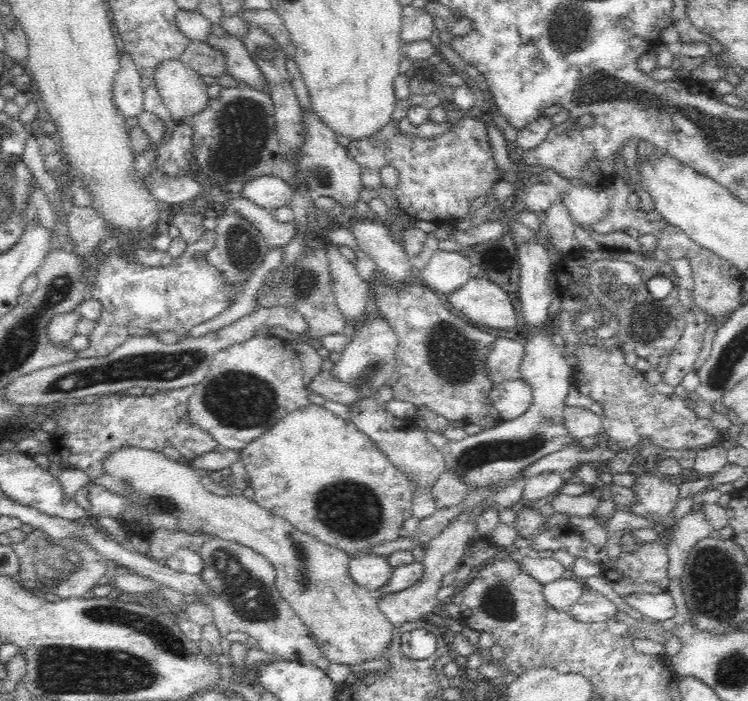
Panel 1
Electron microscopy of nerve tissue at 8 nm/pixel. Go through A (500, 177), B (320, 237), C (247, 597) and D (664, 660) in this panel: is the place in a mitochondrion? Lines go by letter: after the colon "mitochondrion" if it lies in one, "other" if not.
A: other
B: other
C: mitochondrion
D: other

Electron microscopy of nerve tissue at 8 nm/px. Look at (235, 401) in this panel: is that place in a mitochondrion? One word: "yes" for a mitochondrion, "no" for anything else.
yes

